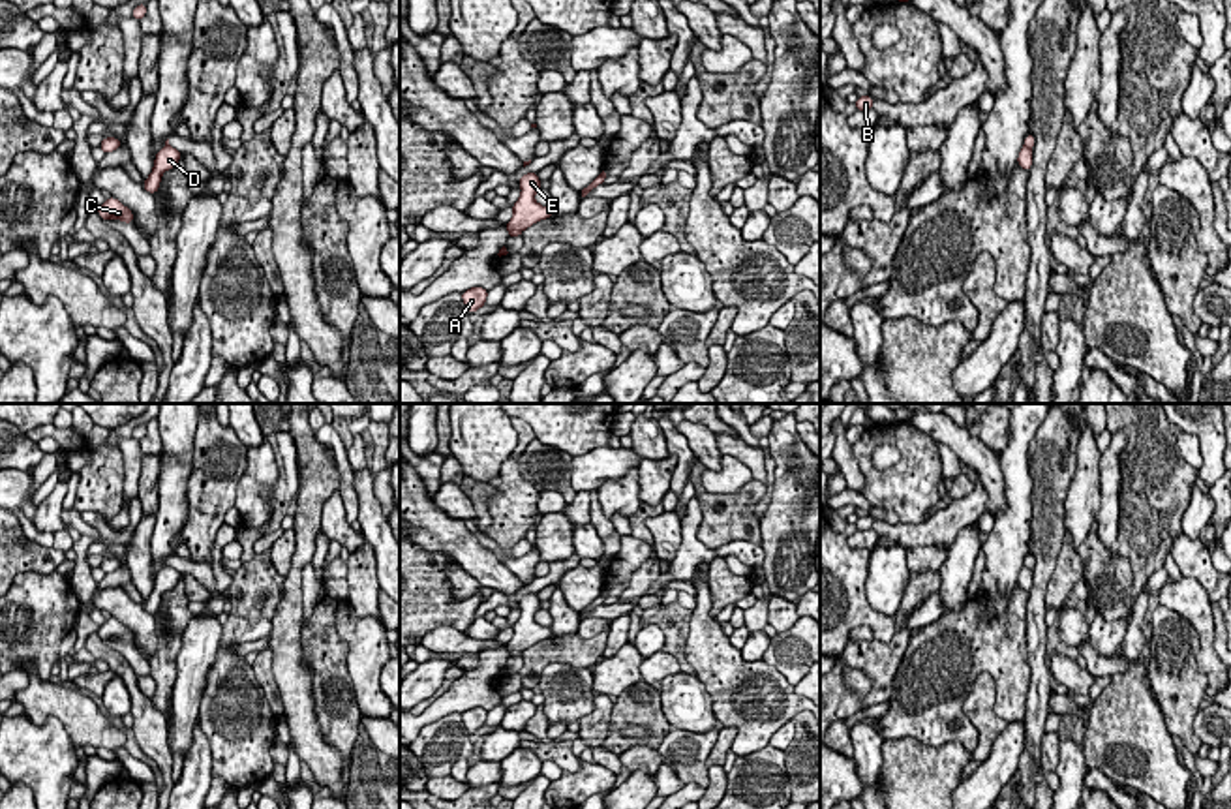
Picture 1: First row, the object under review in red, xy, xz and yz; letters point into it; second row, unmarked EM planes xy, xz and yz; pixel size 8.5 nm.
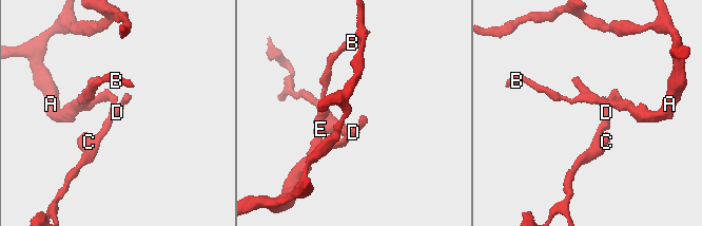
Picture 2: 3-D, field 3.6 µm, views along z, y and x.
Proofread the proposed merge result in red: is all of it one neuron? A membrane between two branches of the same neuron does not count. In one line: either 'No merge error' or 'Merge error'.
Merge error

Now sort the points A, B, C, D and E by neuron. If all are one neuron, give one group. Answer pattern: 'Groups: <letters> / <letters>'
Groups: A B E / C D

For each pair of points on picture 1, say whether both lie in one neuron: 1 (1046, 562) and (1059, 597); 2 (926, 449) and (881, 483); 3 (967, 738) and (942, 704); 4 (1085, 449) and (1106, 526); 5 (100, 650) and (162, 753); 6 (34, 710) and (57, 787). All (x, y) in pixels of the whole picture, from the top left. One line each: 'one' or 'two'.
1: two
2: one
3: one
4: two
5: one
6: two

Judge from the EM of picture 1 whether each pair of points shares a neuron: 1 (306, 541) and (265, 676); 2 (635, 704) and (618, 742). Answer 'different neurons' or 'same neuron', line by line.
1: different neurons
2: same neuron

